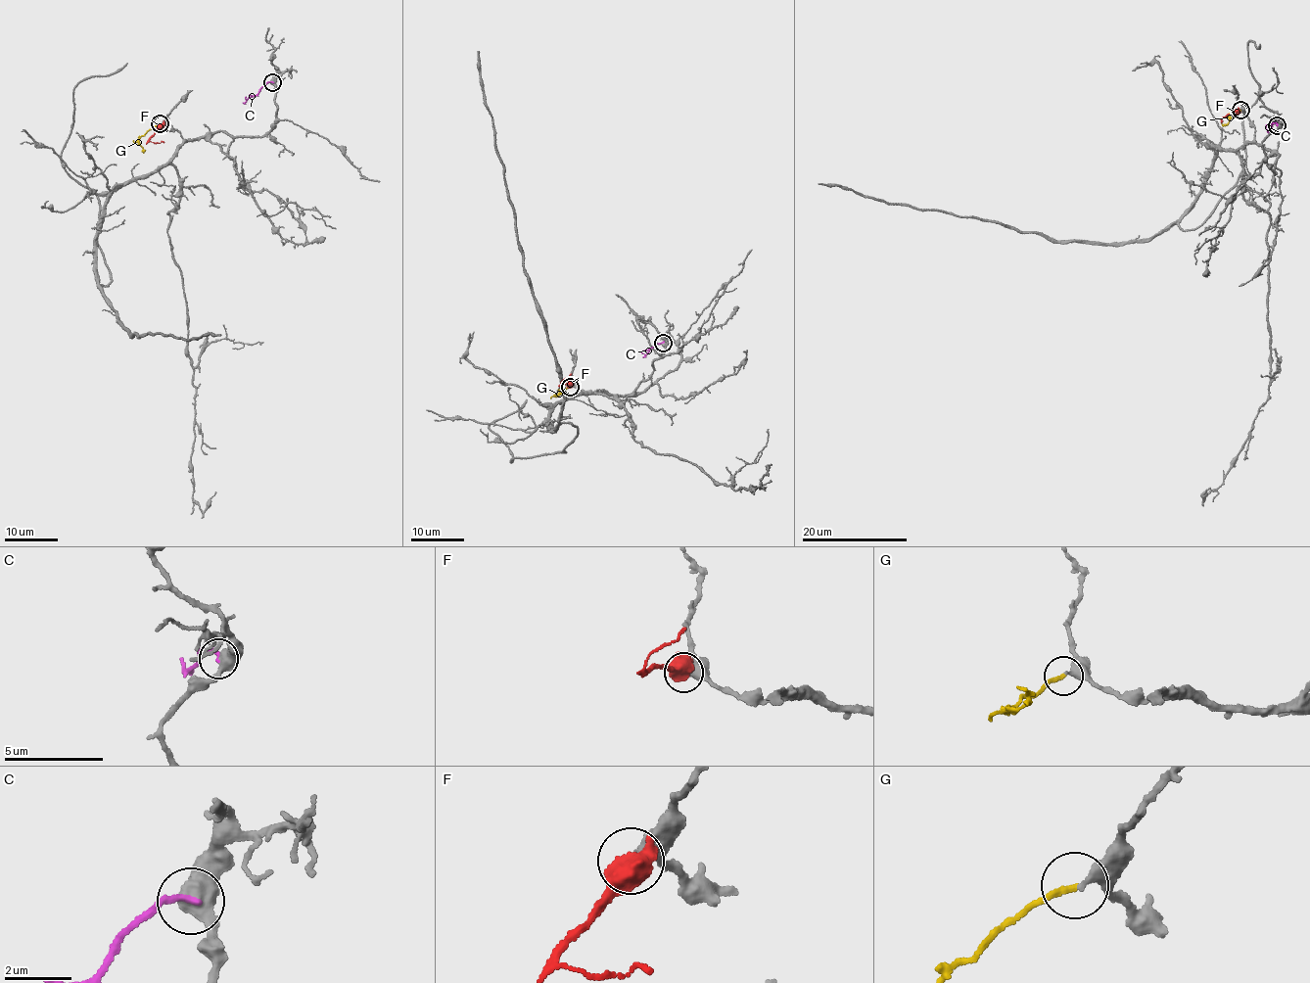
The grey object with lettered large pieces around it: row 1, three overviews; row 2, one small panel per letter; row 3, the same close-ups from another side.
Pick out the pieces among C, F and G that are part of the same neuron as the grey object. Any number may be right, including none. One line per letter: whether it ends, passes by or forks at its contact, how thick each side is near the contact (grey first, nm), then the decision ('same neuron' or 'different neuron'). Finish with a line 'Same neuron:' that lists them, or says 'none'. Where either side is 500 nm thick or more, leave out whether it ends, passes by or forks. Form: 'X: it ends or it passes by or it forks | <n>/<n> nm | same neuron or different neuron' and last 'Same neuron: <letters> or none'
C: 550/200 nm | different neuron
F: 280/800 nm | different neuron
G: it ends | 260/190 nm | same neuron
Same neuron: G

